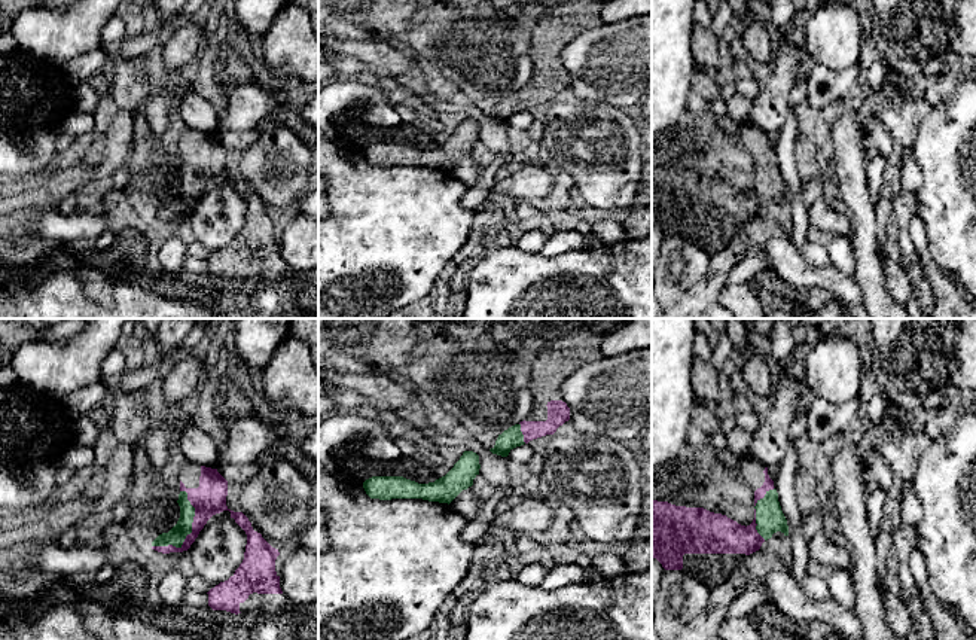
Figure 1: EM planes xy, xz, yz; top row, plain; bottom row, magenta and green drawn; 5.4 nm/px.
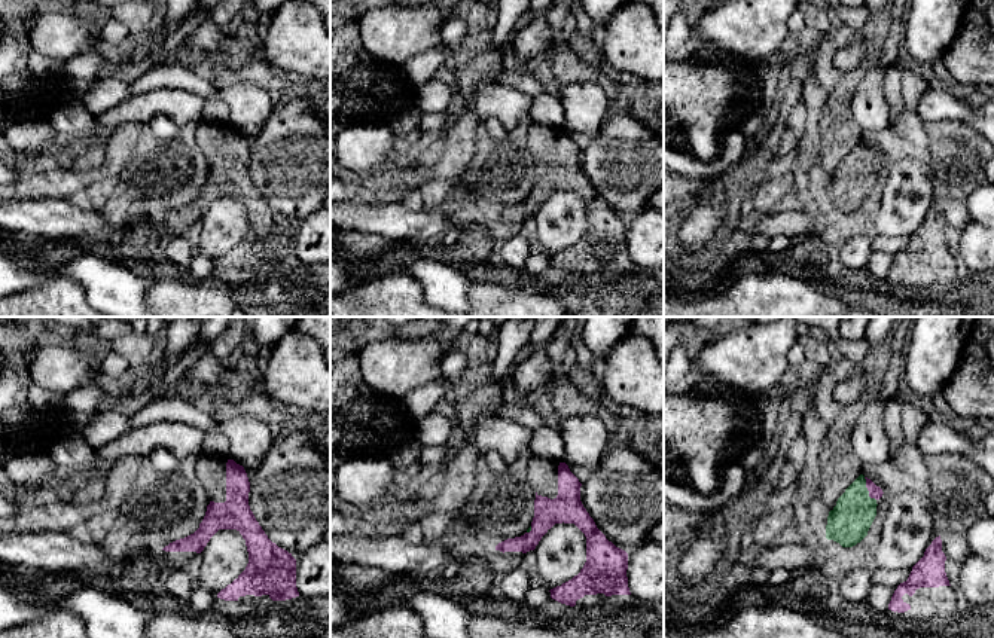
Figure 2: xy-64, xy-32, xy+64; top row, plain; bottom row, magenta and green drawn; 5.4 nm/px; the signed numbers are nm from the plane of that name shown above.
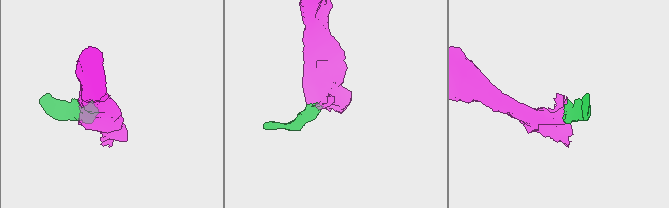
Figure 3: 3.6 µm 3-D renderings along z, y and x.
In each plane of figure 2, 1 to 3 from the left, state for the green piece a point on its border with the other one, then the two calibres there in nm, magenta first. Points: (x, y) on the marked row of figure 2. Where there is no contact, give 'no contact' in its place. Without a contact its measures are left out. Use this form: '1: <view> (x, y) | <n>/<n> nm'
1: no contact
2: xy-32 (531, 530) | 160/20 nm
3: xy+64 (868, 490) | 70/220 nm

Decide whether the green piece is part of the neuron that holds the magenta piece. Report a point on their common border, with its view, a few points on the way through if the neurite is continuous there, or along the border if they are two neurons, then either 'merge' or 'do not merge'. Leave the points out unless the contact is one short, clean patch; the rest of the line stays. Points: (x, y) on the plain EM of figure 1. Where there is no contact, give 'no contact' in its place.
contact xy (192, 198); way xy (209, 165), (194, 180), (192, 198), (176, 203); merge

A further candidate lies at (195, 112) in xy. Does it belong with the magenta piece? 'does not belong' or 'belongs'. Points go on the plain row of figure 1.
does not belong

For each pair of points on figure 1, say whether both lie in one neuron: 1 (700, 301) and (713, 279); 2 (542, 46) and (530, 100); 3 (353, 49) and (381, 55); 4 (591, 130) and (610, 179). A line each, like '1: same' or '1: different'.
1: same
2: same
3: same
4: same

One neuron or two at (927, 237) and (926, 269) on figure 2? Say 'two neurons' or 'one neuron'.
one neuron

